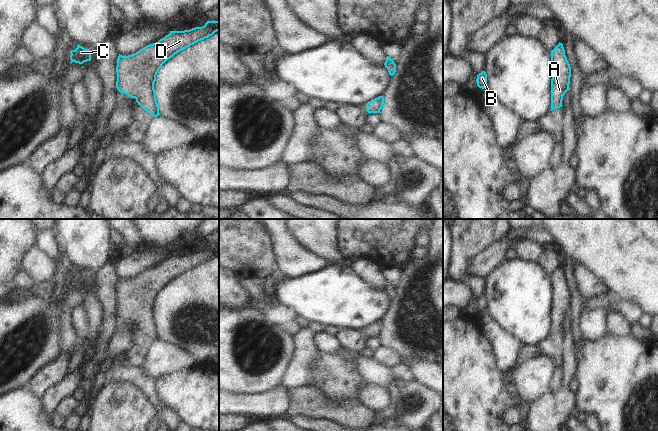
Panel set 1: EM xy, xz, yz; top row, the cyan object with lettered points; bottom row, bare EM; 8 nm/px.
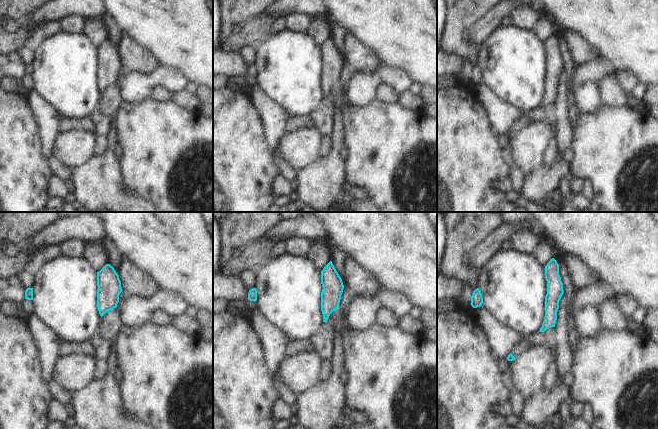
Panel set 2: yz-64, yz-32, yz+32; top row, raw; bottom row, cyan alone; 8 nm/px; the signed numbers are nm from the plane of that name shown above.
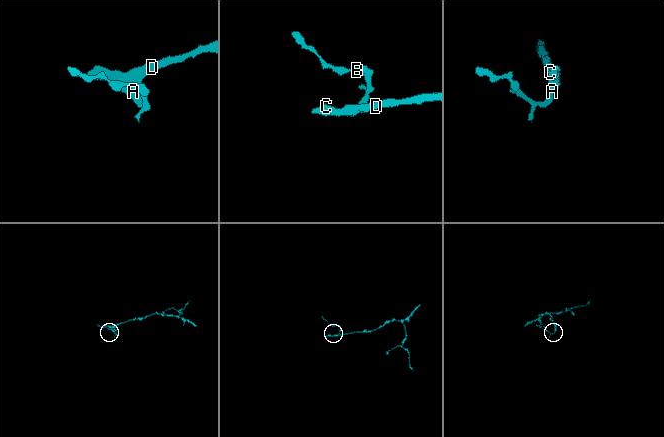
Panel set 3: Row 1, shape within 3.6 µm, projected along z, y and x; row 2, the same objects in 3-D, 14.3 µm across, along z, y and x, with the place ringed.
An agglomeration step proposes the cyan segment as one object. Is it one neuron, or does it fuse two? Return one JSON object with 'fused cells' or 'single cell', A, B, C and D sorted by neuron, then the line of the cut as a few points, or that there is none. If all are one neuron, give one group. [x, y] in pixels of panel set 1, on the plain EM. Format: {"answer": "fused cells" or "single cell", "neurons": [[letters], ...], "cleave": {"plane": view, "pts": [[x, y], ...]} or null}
{"answer": "single cell", "neurons": [["A", "B", "C", "D"]], "cleave": null}

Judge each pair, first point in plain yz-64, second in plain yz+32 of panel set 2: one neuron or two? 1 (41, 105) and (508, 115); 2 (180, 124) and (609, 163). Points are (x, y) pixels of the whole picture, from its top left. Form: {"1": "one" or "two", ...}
{"1": "one", "2": "one"}

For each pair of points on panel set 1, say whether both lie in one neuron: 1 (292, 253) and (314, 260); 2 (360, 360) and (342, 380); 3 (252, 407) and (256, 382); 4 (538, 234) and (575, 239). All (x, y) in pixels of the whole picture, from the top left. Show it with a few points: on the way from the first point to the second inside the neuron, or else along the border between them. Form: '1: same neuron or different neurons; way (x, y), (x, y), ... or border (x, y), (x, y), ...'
1: same neuron; way (297, 258), (299, 260), (309, 260)
2: different neurons; border (355, 352), (353, 363), (368, 382)
3: different neurons; border (277, 387), (272, 390), (256, 393), (231, 392)
4: different neurons; border (548, 229), (556, 245)

